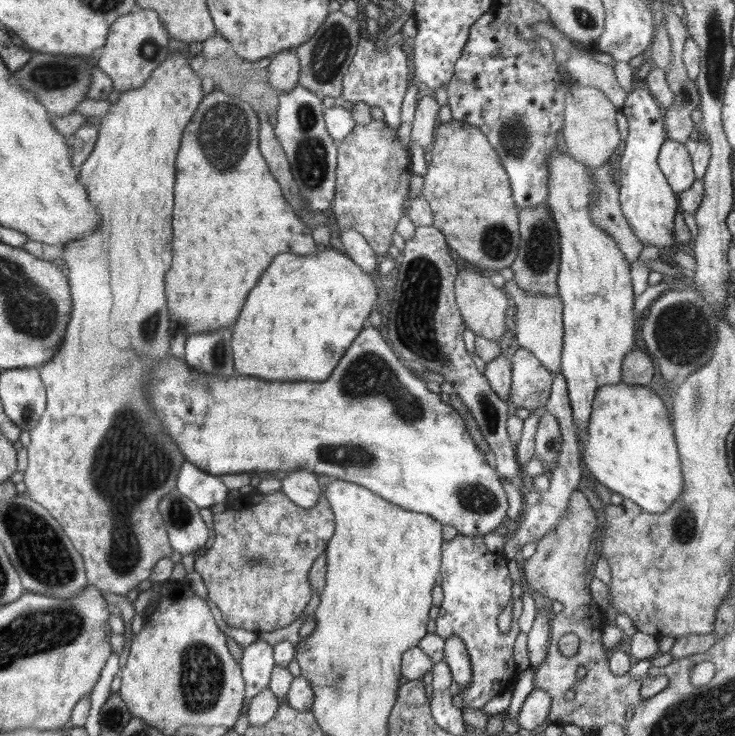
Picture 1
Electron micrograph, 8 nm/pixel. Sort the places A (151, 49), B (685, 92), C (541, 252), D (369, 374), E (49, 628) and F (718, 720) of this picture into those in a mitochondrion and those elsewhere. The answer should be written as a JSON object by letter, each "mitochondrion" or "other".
{"A":"mitochondrion","B":"mitochondrion","C":"mitochondrion","D":"mitochondrion","E":"mitochondrion","F":"mitochondrion"}

